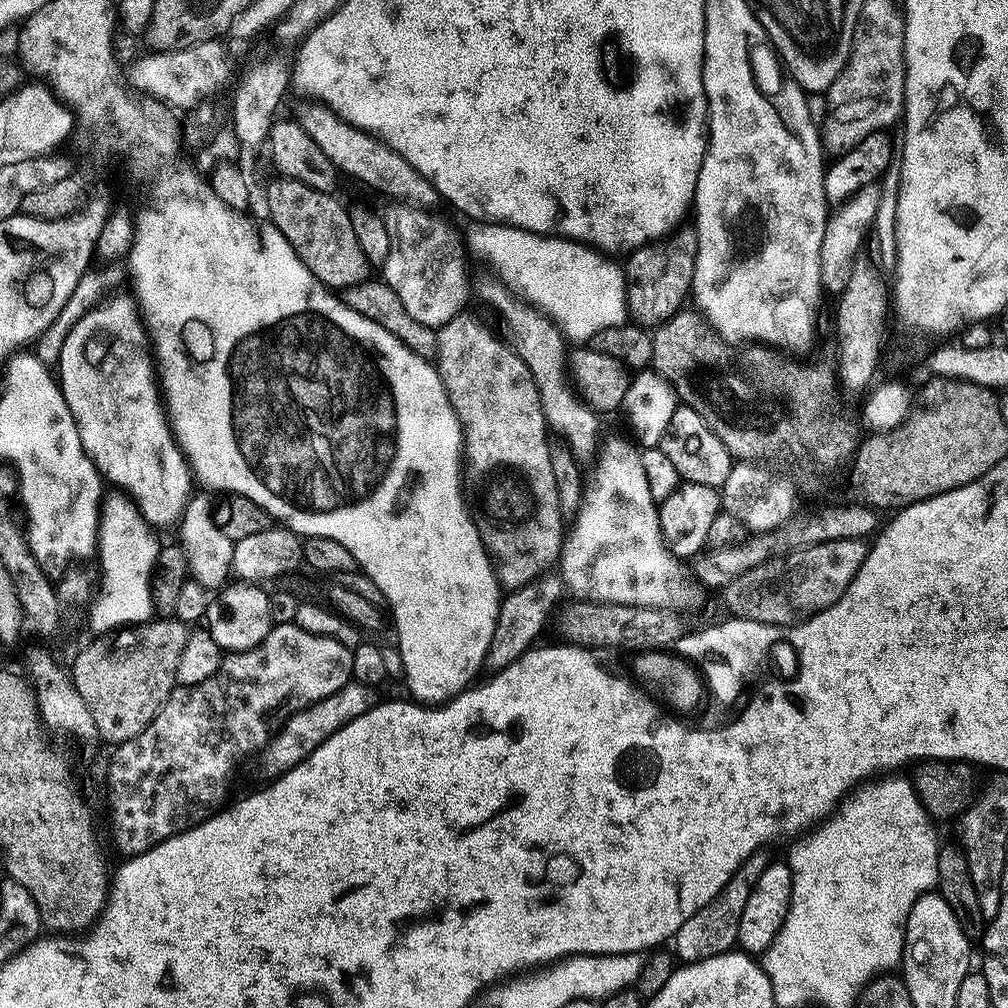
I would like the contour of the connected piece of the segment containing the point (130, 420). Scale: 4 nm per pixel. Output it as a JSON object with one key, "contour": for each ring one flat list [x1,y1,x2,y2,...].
{"contour":[[112,296,94,303,82,315,71,321,72,329,63,333,58,361,58,383,74,414,78,426,78,438,82,438,82,450,94,462,101,477,113,489,130,497,131,503,153,529,168,528,184,514,189,496,193,495,194,477,188,467,188,459,176,442,172,425,164,407,158,383,158,363,153,342,140,309,133,297]]}

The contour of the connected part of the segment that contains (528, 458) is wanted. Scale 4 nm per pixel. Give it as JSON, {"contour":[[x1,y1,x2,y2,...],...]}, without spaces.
{"contour":[[461,314,450,318,450,322,446,322,438,329,436,334,438,338,438,346,436,347,438,371,446,394,452,403,452,409,460,420,460,427,464,429,464,454,467,464,466,488,470,493,470,508,475,515,476,525,480,531,480,541,488,549,488,555,494,561,496,577,499,578,501,585,505,589,511,590,526,586,531,580,535,580,537,576,545,573,550,564,555,565,559,561,560,549,563,548,566,537,566,524,559,513,558,487,555,486,554,466,552,465,553,453,548,452,550,436,548,432,540,436,540,417,544,415,544,411,542,411,542,402,538,398,538,390,534,386,534,378,530,374,526,362,522,362,522,358,518,358,518,354,508,347,493,329,492,333,478,317,468,315]]}

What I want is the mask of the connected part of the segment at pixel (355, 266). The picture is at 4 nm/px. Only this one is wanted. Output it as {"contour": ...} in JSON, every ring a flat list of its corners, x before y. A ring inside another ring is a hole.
{"contour":[[275,179,268,184,268,212,272,215,271,223,284,235,286,242,294,246,298,258,302,258,302,262,312,271,314,278,318,278,329,290,343,290,369,279,370,265,366,254,362,254,362,246,358,246,349,209,344,209,331,192,314,190,297,180]]}

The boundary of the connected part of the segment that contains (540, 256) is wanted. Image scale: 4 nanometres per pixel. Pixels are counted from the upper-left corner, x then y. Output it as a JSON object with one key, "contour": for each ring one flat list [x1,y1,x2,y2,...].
{"contour":[[472,222,467,225,468,242,491,266,491,271,503,280,517,296,535,304,545,312,564,333,569,341,591,342,598,330,629,323,628,281,623,267,615,264,611,255,605,254,578,240,562,236,549,236,527,232,521,228,509,228,507,224]]}

